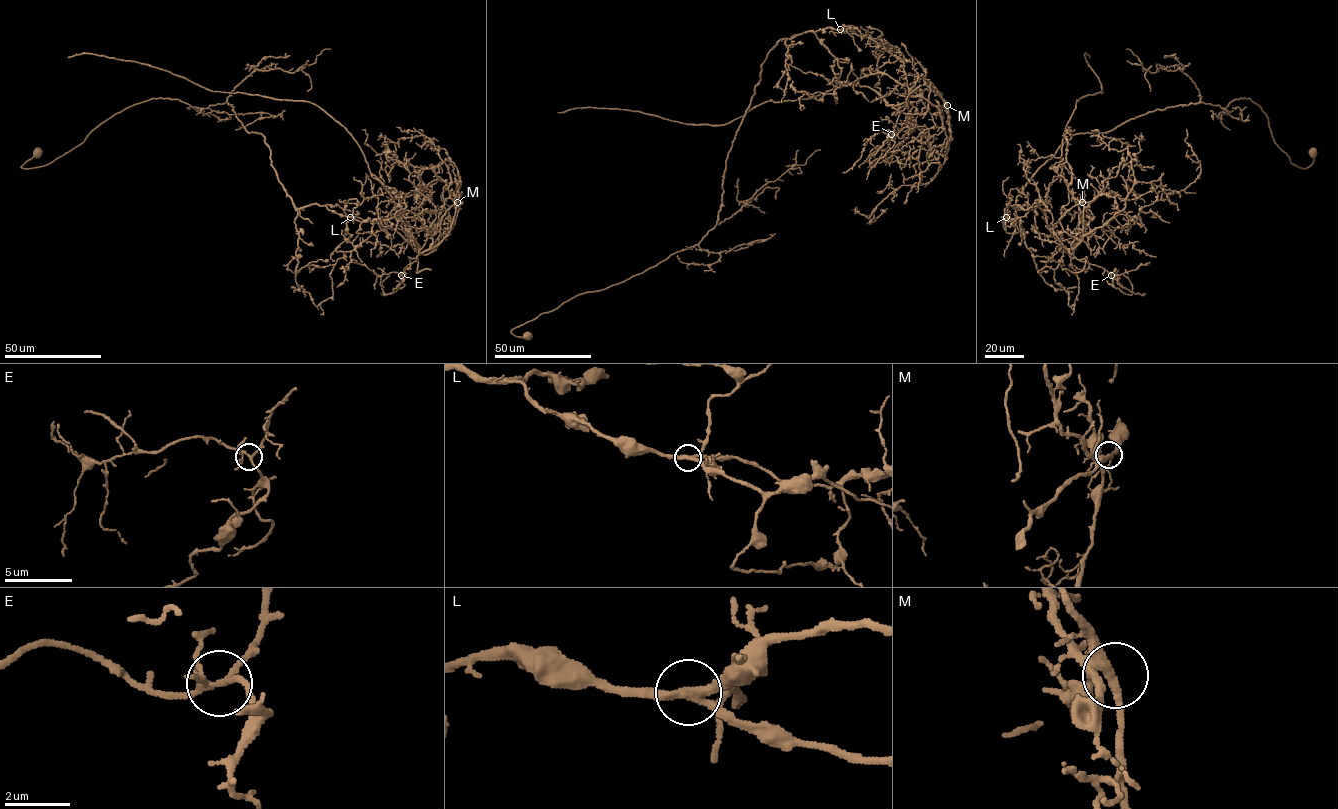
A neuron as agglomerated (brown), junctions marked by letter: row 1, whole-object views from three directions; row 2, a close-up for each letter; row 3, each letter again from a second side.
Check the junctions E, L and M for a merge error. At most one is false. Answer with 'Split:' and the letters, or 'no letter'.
Split: L

